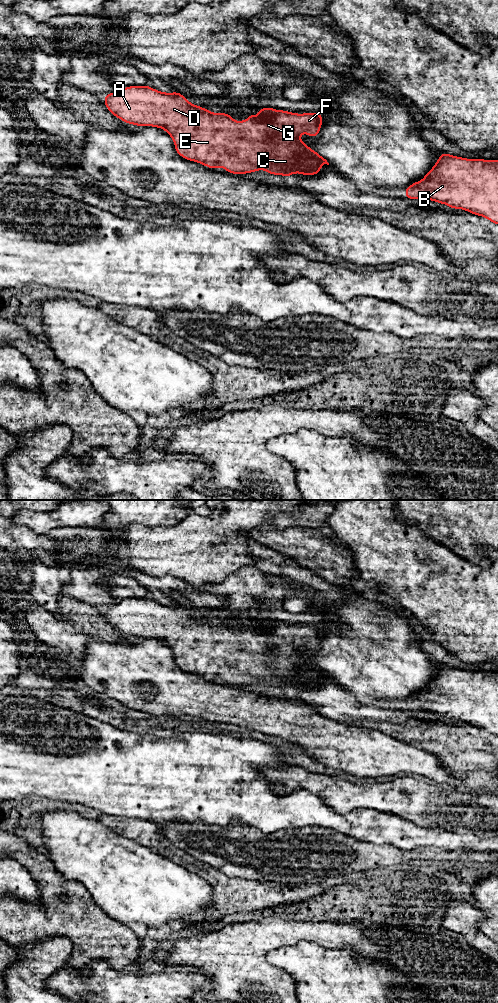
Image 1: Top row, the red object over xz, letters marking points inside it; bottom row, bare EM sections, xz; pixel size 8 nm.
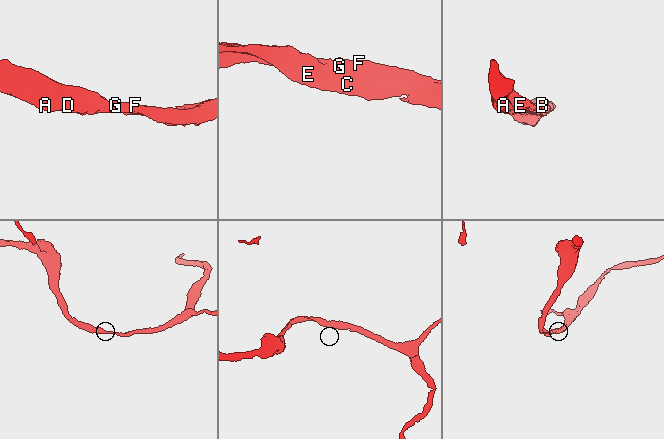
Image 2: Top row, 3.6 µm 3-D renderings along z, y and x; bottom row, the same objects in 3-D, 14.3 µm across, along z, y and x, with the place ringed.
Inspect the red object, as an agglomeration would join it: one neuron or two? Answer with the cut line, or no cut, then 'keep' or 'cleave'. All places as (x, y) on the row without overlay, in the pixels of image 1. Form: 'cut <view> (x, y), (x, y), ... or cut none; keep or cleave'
cut none; keep

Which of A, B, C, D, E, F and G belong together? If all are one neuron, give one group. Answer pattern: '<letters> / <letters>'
A B C D E F G

